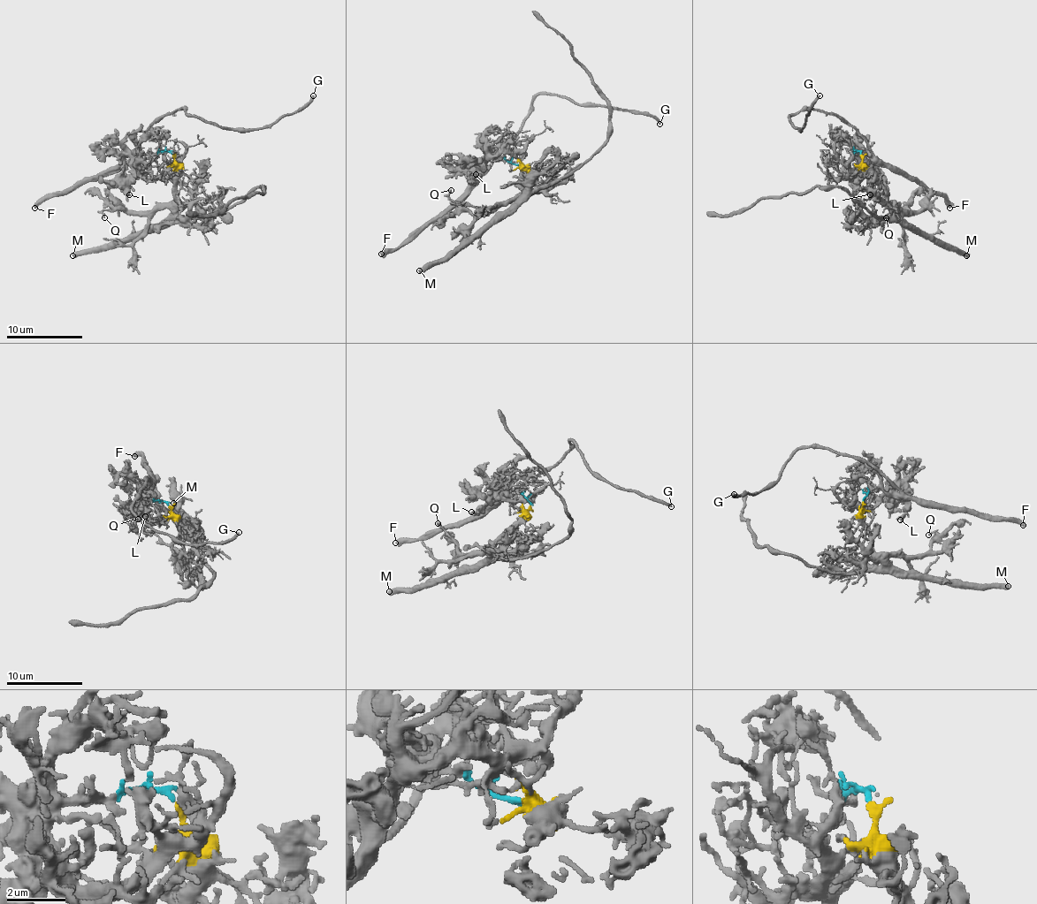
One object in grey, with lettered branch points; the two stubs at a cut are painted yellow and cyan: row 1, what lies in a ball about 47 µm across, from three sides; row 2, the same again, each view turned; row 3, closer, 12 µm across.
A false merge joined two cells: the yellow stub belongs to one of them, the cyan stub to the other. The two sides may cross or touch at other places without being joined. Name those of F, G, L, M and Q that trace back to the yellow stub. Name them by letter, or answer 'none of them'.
M, Q

